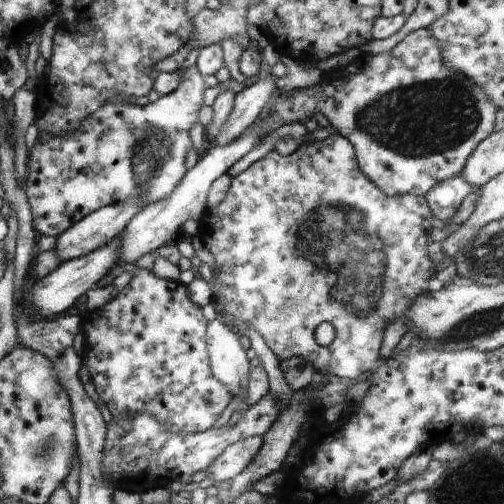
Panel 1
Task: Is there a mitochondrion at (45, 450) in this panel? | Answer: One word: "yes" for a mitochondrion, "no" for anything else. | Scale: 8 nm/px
yes

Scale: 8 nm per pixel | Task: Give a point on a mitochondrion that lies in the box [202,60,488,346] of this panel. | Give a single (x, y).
(357, 244)

